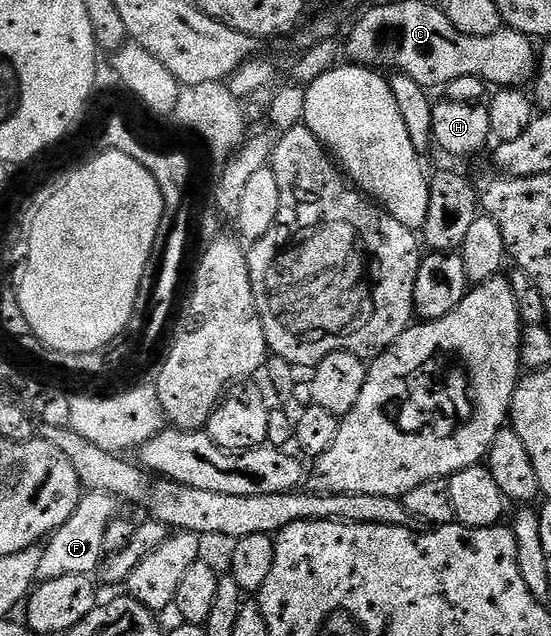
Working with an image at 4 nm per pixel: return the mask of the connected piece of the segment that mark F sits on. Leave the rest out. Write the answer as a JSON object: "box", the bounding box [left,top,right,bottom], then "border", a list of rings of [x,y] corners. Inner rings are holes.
{"box":[37,492,116,580],"border":[[[83,492],[76,511],[72,511],[70,518],[57,531],[51,533],[41,546],[37,580],[60,579],[60,575],[93,574],[93,569],[95,572],[104,560],[104,531],[116,516],[114,505],[116,506],[115,498],[108,493]]]}

